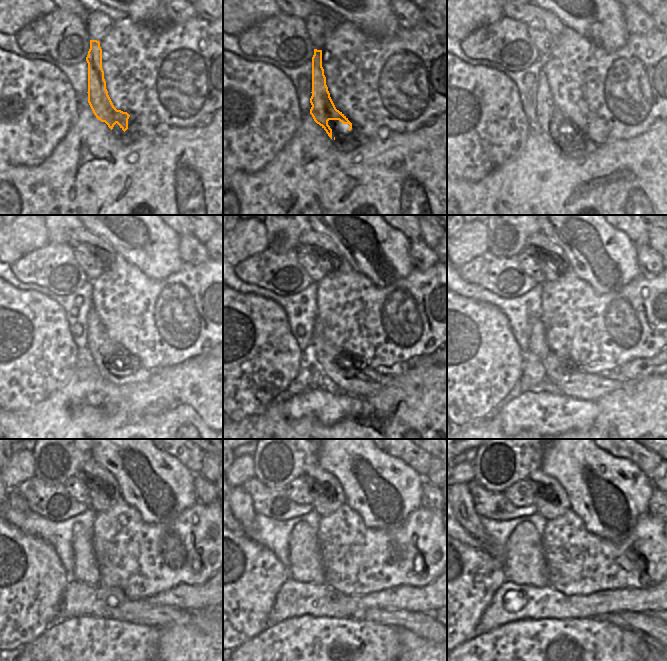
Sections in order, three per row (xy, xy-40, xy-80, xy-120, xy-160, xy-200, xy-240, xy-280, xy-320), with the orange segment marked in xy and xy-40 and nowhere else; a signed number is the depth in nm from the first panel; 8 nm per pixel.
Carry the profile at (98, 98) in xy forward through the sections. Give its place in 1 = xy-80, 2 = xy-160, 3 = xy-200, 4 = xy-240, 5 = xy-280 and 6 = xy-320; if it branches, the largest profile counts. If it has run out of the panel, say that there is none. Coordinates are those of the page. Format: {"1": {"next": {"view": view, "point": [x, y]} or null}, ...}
{"1": {"next": {"view": "xy-80", "point": [546, 110]}}, "2": {"next": {"view": "xy-160", "point": [365, 383]}}, "3": {"next": {"view": "xy-200", "point": [581, 385]}}, "4": {"next": {"view": "xy-240", "point": [139, 611]}}, "5": {"next": {"view": "xy-280", "point": [426, 626]}}, "6": {"next": {"view": "xy-320", "point": [650, 628]}}}

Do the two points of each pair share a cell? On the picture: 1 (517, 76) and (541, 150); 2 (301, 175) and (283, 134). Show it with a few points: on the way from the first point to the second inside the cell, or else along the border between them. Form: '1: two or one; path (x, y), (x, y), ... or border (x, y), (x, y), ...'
1: two; border (535, 123), (530, 126)
2: two; border (300, 123), (290, 141), (271, 160)

